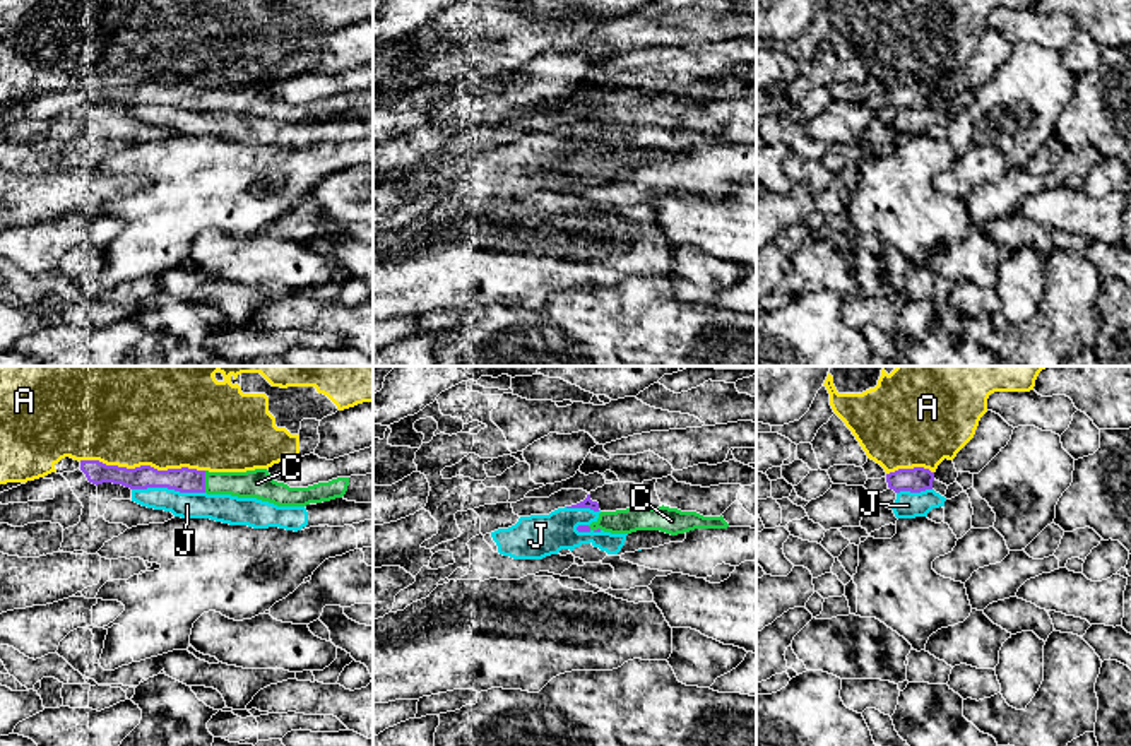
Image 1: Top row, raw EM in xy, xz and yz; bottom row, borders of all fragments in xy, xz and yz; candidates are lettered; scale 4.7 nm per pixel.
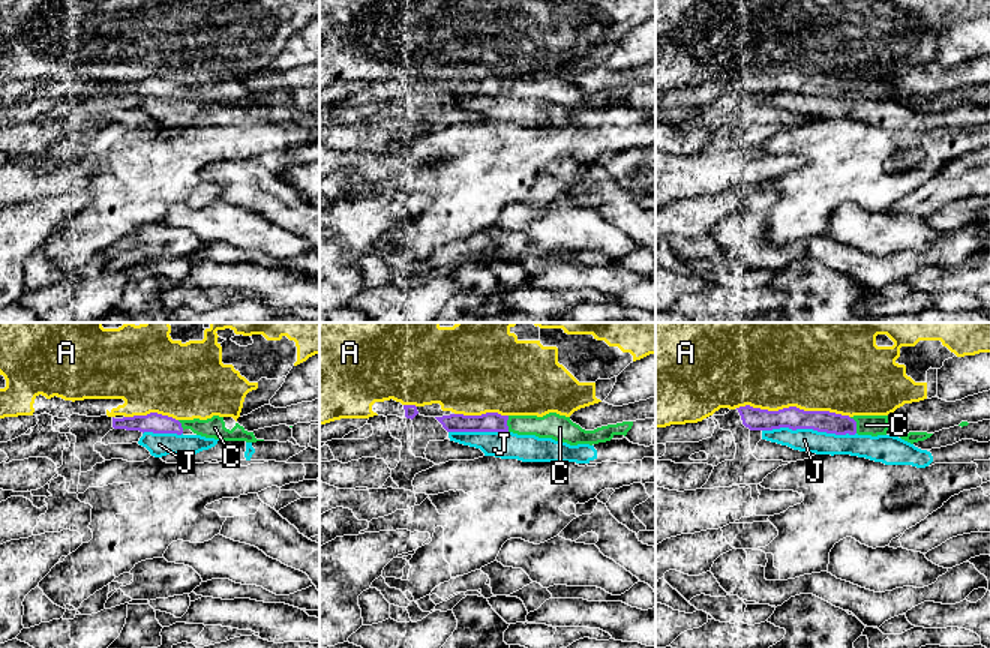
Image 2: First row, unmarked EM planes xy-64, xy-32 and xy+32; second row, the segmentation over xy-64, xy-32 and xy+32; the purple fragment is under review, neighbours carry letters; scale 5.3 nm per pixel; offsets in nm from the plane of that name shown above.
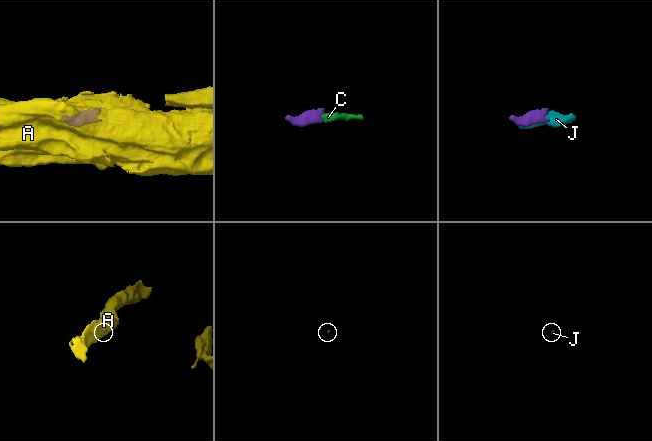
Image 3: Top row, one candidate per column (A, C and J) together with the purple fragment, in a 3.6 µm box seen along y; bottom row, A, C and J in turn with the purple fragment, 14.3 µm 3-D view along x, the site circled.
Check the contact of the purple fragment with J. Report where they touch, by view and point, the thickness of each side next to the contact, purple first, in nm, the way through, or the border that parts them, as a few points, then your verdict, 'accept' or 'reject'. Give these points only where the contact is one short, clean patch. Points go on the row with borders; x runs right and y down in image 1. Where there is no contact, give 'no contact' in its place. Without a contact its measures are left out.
xy (168, 488) | 120/130 nm | reject

